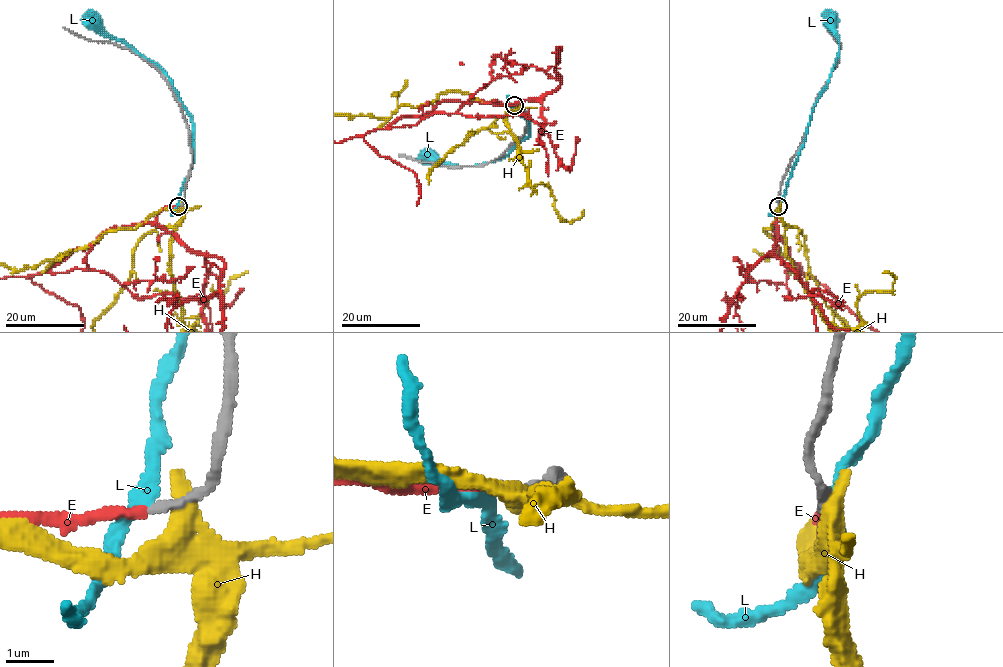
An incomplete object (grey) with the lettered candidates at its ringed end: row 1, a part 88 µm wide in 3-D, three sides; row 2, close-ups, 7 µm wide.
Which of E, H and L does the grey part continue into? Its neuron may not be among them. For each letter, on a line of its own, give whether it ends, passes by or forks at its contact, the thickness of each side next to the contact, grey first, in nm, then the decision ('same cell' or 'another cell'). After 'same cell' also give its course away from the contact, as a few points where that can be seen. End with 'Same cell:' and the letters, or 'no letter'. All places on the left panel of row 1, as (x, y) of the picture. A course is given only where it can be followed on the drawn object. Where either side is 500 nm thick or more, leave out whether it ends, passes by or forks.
E: it ends; calibres 140 and 200 nm; same cell
H: calibres 200 and 550 nm; another cell
L: it passes by; calibres 150 and 200 nm; another cell
Same cell: E

